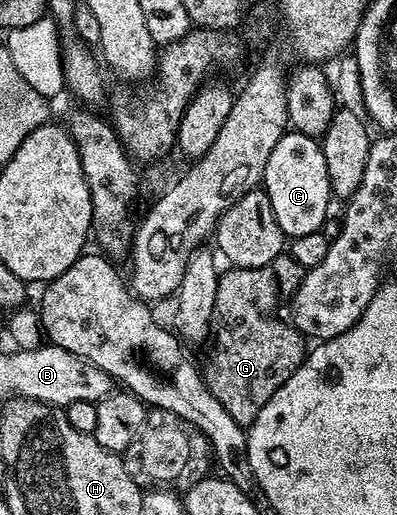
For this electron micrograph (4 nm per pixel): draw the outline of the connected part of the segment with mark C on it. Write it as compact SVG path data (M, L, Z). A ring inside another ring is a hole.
M285 132L284 137L278 139L278 147L270 151L262 188L270 199L270 207L274 207L274 219L278 219L285 238L321 232L328 217L328 204L334 201L323 144L315 137Z

